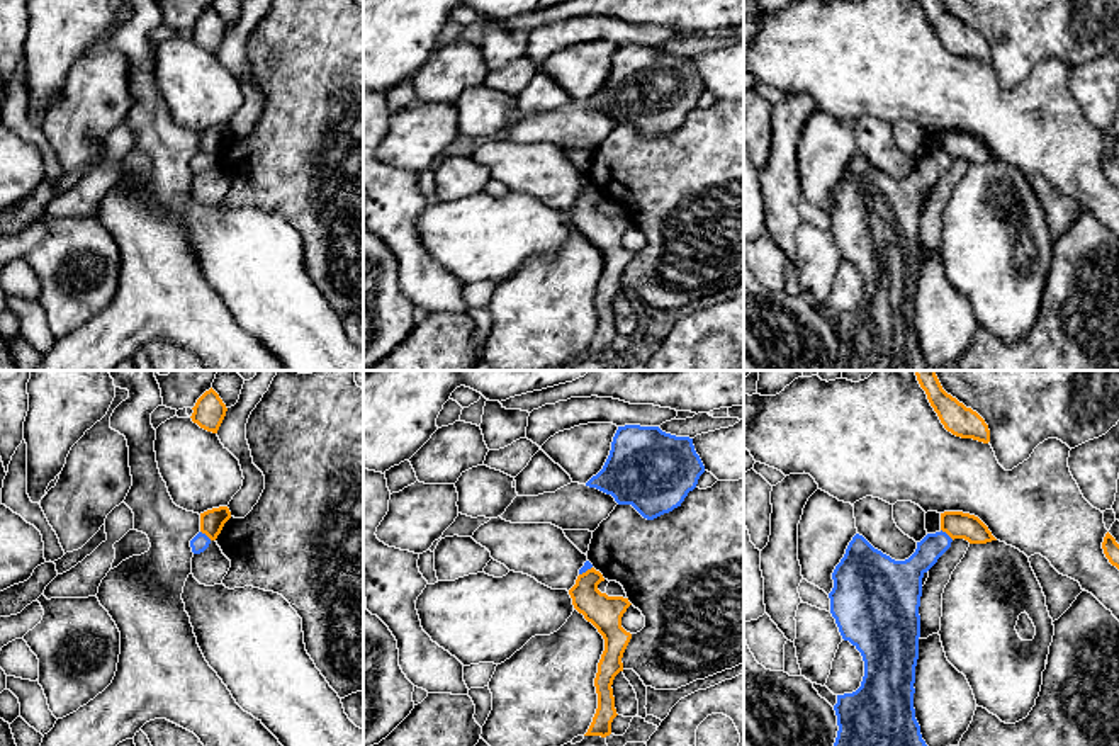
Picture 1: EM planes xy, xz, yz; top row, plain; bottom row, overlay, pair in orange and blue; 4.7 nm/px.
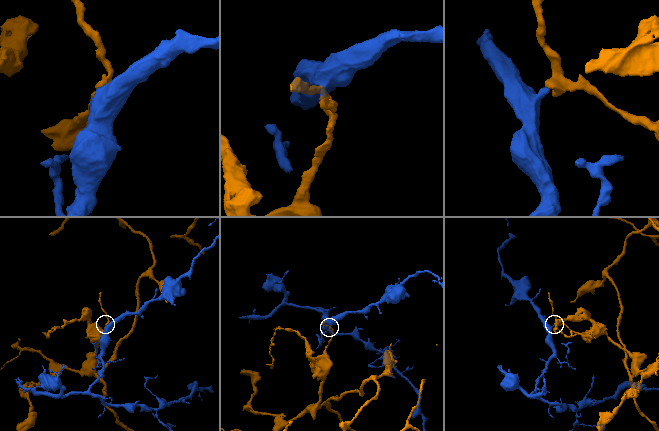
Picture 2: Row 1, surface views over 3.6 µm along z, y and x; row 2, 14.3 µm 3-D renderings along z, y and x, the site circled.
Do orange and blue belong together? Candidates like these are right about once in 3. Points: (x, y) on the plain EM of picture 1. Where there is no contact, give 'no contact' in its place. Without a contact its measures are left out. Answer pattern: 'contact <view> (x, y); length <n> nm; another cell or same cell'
contact yz (948, 153); length 80 nm; another cell

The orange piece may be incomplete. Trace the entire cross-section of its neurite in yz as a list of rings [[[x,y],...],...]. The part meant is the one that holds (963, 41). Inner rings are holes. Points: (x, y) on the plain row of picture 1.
[[[919,0],[919,3],[947,51],[961,58],[990,61],[990,49],[985,39],[947,14],[939,0]]]

